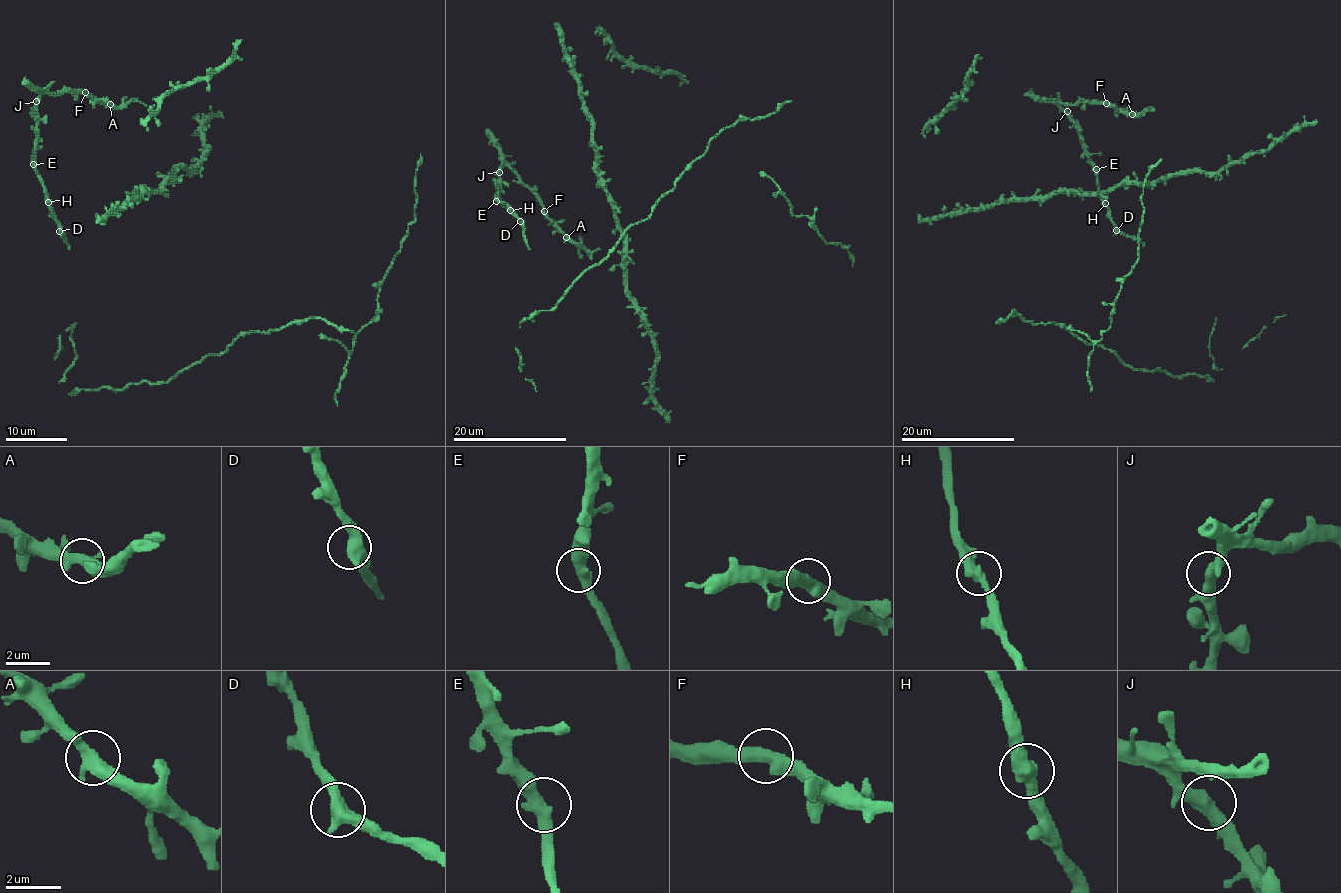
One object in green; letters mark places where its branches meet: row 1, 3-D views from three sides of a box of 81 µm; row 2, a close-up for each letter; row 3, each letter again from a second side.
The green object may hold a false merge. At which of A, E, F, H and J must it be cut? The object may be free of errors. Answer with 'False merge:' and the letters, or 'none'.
False merge: none

